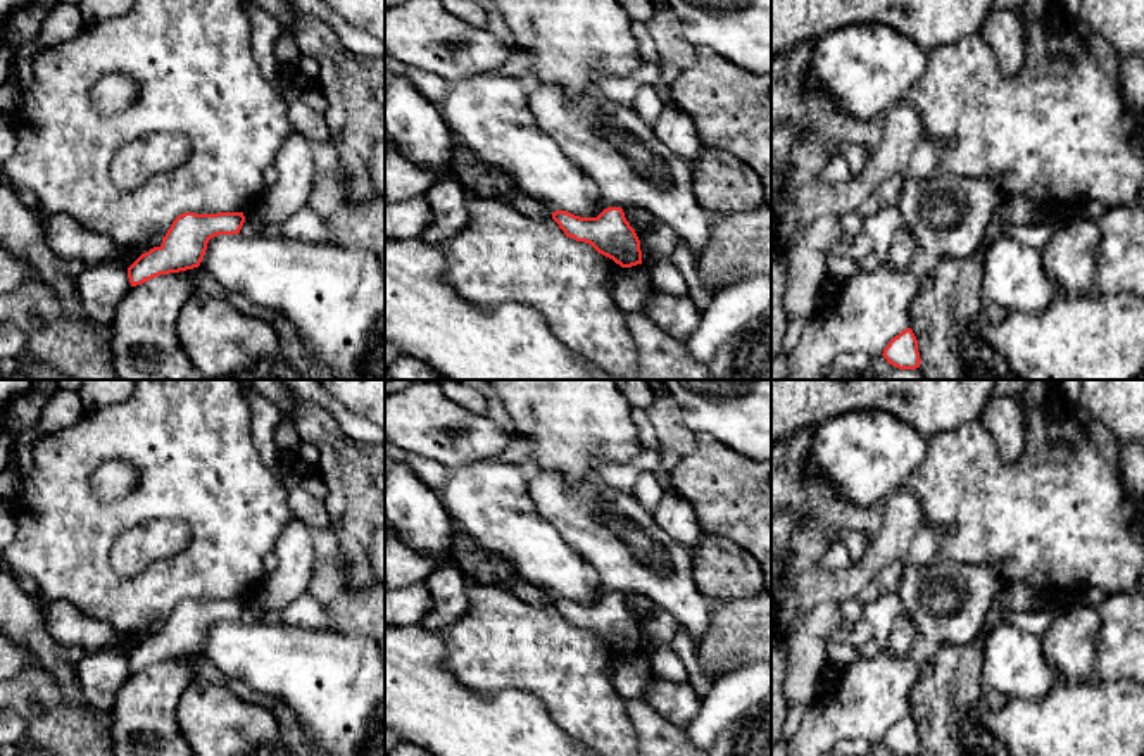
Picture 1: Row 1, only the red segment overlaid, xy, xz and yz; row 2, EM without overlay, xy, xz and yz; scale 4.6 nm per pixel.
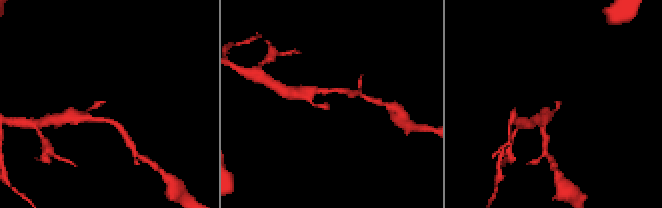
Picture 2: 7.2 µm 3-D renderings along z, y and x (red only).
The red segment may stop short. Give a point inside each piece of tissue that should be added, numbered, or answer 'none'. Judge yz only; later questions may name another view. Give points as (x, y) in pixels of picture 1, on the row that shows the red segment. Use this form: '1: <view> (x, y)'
none

